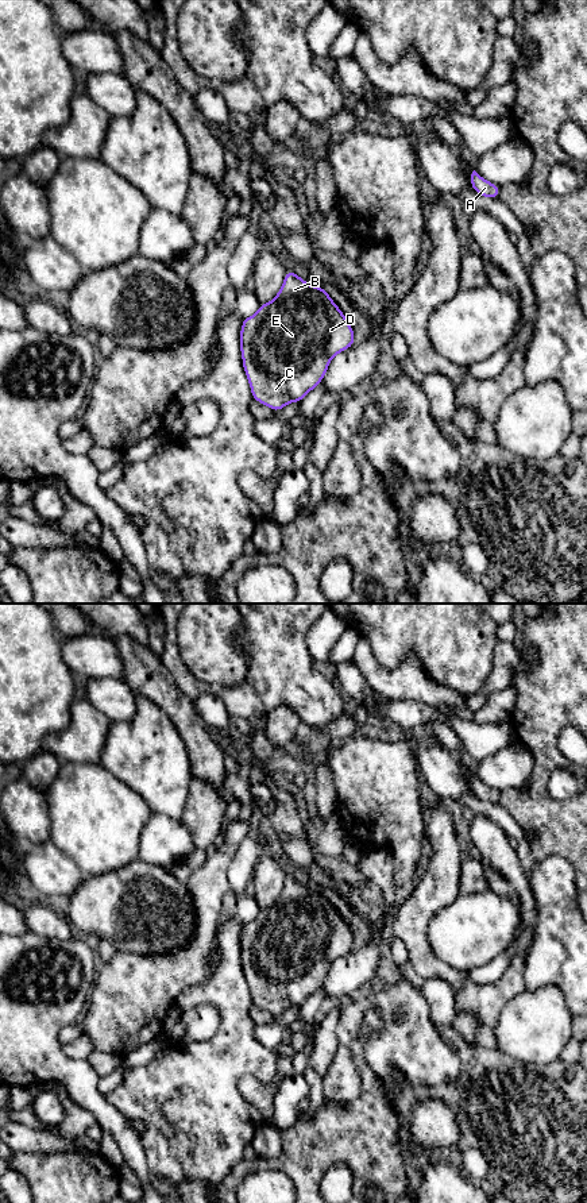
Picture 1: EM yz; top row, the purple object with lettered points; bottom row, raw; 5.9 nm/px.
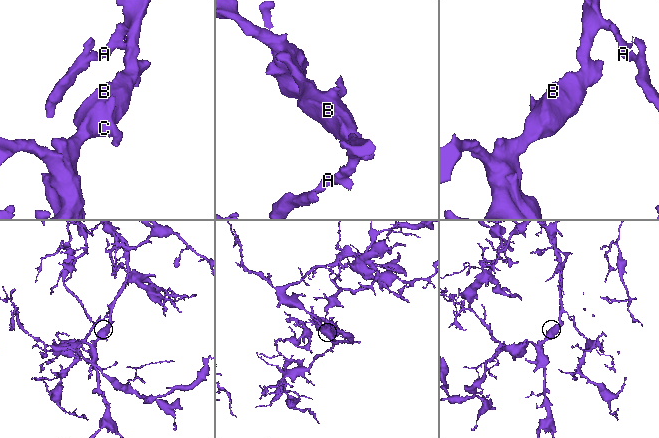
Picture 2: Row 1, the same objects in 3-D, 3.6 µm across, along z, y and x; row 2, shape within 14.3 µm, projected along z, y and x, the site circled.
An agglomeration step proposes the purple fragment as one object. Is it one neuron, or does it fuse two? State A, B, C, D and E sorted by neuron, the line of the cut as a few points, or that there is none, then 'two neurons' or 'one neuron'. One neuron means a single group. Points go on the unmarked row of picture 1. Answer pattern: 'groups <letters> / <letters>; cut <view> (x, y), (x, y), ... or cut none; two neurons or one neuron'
groups A B C D E; cut none; one neuron

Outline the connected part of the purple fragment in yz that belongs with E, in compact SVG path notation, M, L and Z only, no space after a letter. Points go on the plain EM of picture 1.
M289 874L275 903L267 909L260 909L254 921L243 924L240 957L252 1003L267 1010L274 1017L281 1015L289 1007L300 1007L310 995L321 988L332 963L348 955L355 946L351 929L328 901L327 895L321 891L309 890Z

